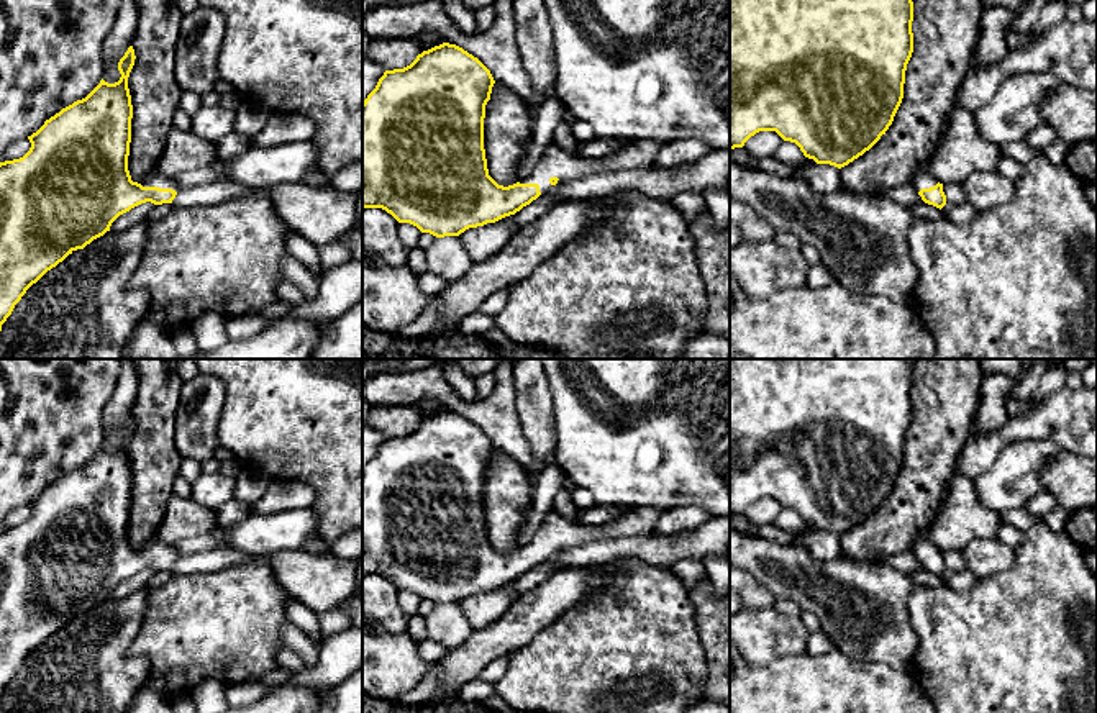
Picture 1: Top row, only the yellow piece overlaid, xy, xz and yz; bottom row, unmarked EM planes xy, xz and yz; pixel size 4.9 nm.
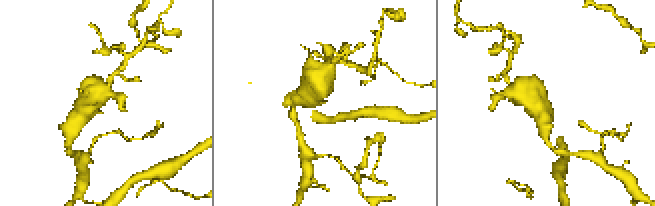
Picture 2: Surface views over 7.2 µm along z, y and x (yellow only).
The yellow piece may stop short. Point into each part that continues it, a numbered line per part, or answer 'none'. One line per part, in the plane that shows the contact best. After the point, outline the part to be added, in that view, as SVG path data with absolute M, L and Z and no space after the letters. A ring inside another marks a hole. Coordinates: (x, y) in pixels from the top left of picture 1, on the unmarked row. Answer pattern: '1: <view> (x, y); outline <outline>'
1: xy (156, 546); outline M159 539L151 541L149 544L143 546L143 554L159 554L159 556L172 556L180 559L180 551L174 544L162 543Z

